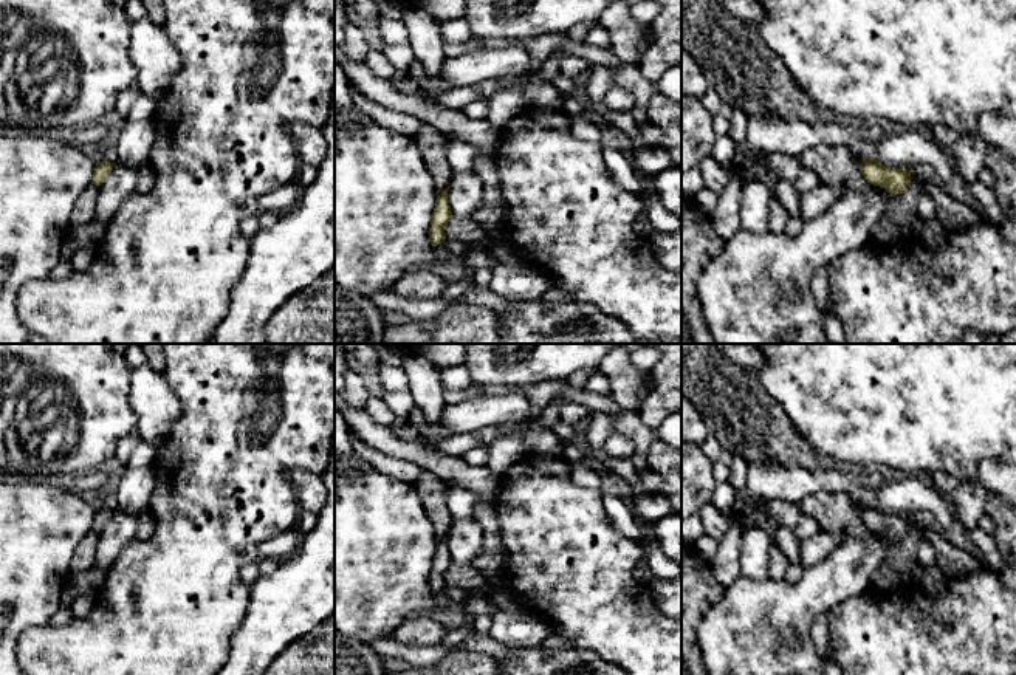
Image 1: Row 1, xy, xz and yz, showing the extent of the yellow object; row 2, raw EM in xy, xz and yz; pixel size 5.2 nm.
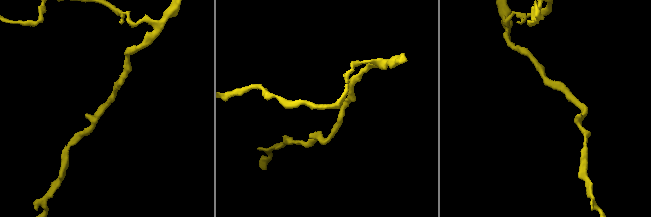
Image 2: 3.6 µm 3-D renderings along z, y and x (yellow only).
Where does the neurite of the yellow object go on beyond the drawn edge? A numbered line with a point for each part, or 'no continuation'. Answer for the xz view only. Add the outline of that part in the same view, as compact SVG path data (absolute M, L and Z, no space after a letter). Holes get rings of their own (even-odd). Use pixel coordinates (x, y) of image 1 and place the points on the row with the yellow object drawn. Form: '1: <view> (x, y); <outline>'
no continuation

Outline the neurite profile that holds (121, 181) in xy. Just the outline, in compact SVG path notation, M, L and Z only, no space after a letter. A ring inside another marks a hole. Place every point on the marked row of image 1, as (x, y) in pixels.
M116 163L98 190L98 204L93 224L102 228L113 218L129 195L136 189L136 170Z

